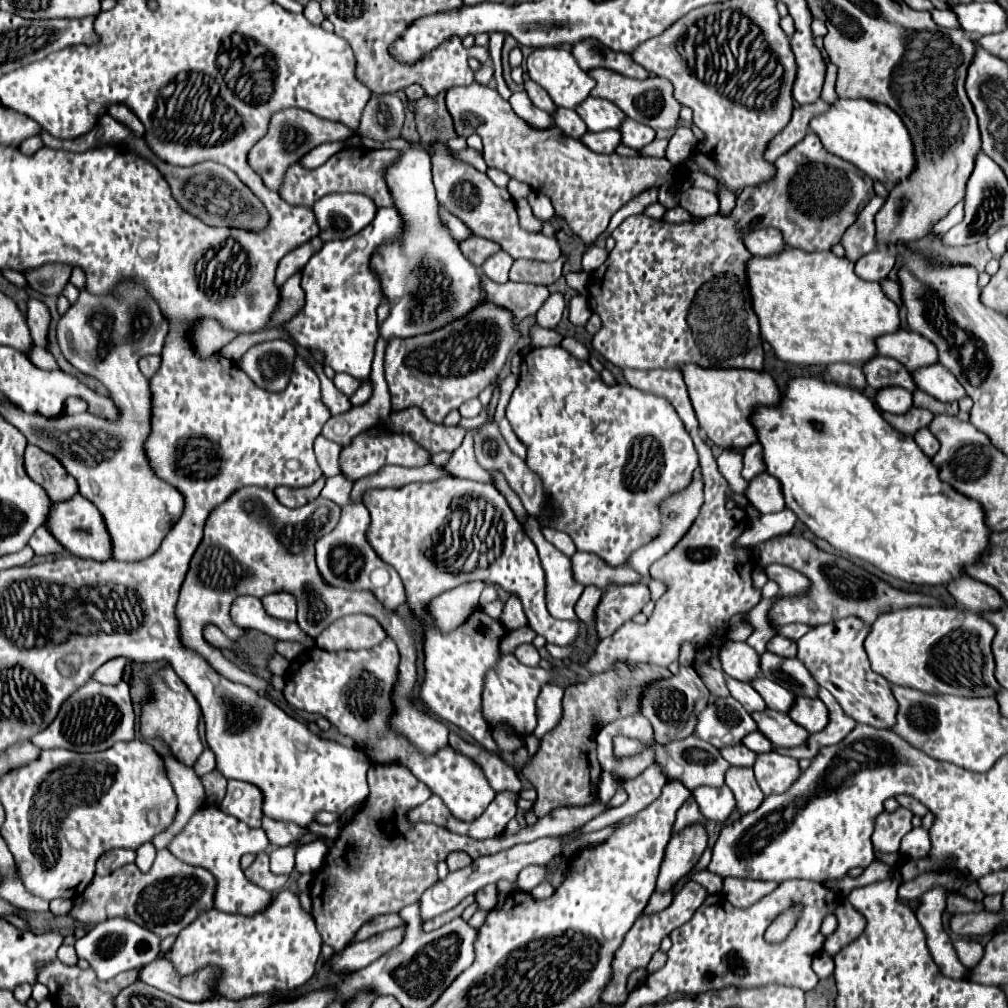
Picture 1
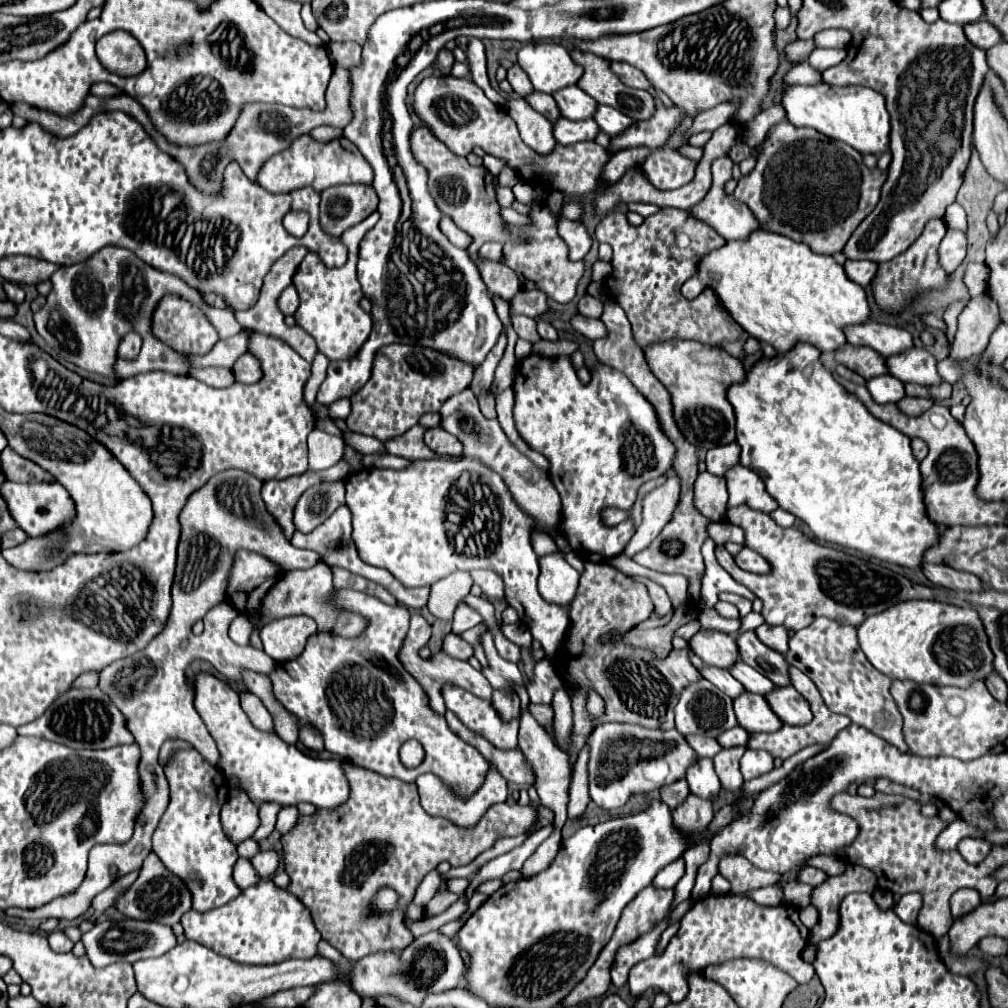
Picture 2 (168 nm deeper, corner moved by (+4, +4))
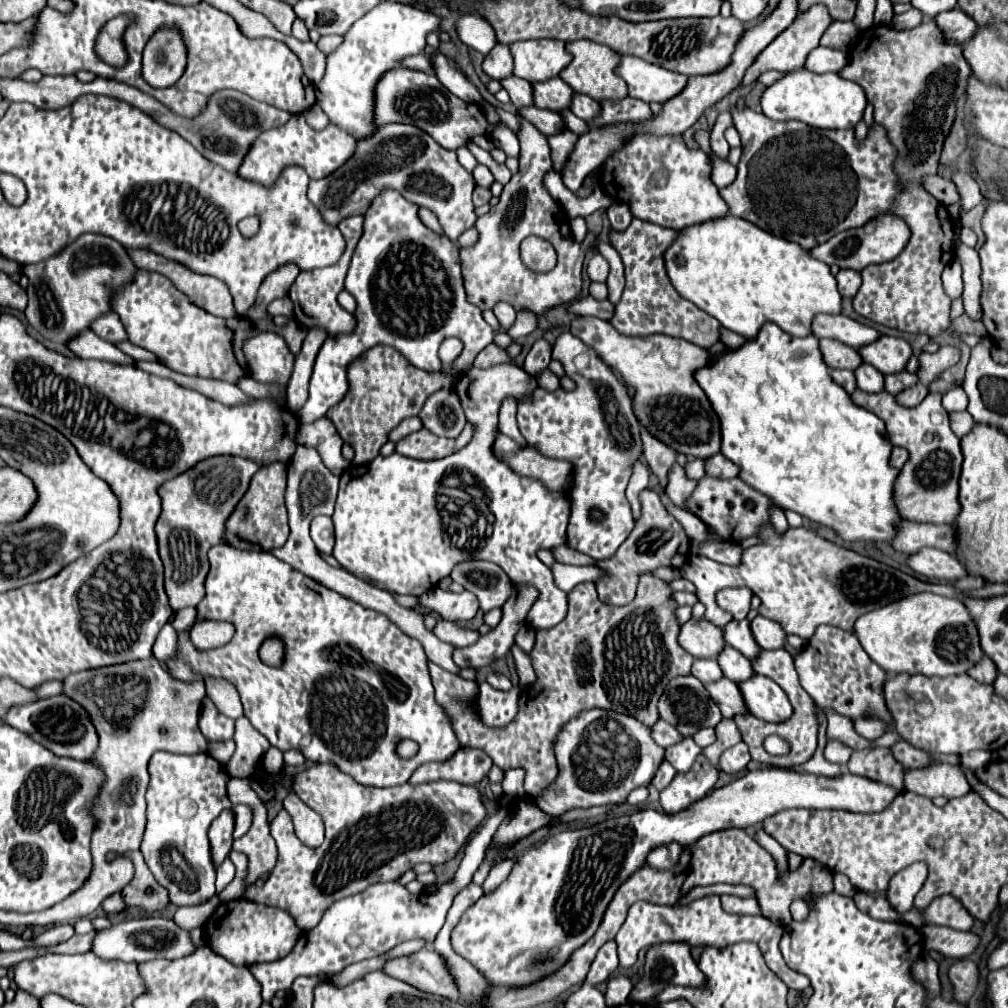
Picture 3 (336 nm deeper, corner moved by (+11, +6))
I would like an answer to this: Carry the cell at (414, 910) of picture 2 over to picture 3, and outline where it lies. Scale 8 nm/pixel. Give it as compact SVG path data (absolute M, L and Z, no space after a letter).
M504 810L490 814L486 824L472 834L472 838L466 844L466 854L460 862L456 876L450 882L442 884L438 894L428 894L428 892L410 894L406 890L406 886L402 886L400 882L372 884L364 892L358 892L354 896L334 902L324 912L324 916L316 928L312 928L310 932L302 932L298 944L286 958L276 960L276 962L252 964L250 970L262 986L263 1001L270 1002L278 990L288 990L298 976L340 972L348 964L360 962L364 958L380 956L404 940L424 938L424 940L428 940L428 944L432 944L432 940L436 938L436 934L440 932L440 928L444 924L446 912L452 906L454 896L462 888L466 888L466 884L472 882L474 872L480 868L480 864L484 860L484 852L486 852L488 844L492 842L492 836L504 816L506 816Z

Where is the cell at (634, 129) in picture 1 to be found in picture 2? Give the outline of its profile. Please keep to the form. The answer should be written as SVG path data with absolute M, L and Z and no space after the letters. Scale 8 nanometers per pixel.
M597 106L595 114L593 114L593 120L609 136L621 134L621 130L625 130L625 126L629 126L629 122L633 122L633 120L629 120L629 116L621 114L613 106Z

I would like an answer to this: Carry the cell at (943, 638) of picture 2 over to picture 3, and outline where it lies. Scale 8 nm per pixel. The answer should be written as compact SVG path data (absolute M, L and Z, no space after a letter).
M912 594L886 604L860 616L854 624L854 630L870 660L890 674L966 674L984 656L976 624L966 606L960 600L938 594Z

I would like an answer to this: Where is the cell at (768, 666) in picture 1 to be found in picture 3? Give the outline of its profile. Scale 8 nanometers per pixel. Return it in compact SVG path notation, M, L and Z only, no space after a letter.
M732 620L730 624L724 626L724 640L736 648L738 652L742 652L748 660L754 660L754 656L758 656L762 652L762 648L758 648L752 632L750 632L750 620Z

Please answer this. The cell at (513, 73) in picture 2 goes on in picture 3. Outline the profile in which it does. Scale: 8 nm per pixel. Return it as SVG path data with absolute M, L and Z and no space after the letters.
M496 44L492 52L486 56L482 64L484 72L494 80L504 80L506 76L512 76L512 56L506 44Z

